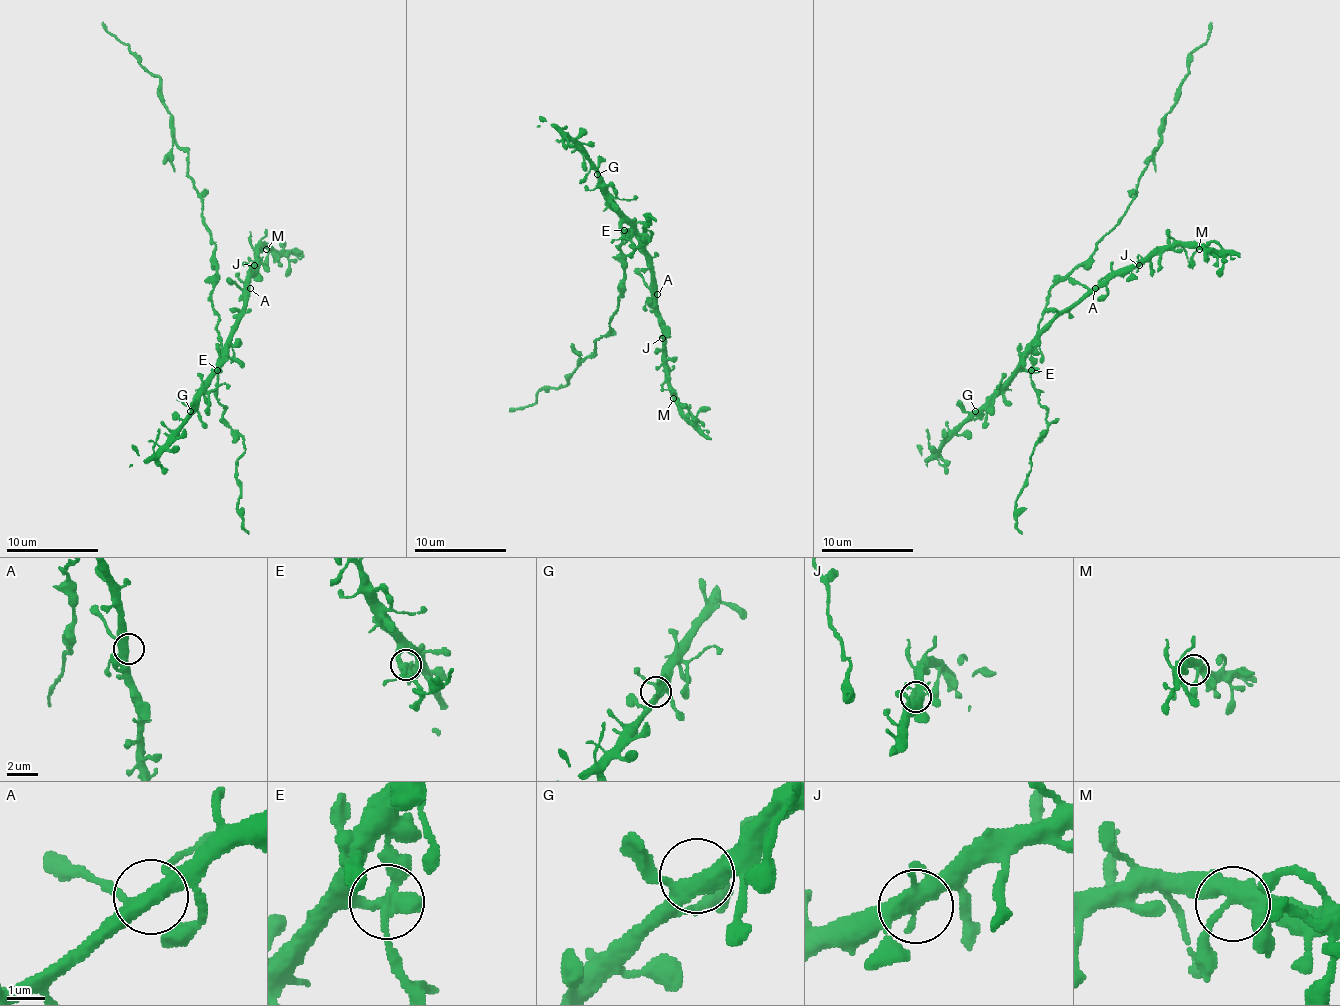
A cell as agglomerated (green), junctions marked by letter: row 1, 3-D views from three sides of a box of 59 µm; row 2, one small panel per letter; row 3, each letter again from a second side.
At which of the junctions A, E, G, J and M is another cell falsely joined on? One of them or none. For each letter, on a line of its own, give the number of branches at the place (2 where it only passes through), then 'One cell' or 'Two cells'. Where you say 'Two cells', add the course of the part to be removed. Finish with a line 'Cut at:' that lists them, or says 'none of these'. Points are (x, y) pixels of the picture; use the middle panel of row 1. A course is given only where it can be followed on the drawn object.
A: Branches: 4. One cell
E: Branches: 3. Two cells. Course of the part to remove: (625, 230), (630, 232), (618, 248), (623, 297), (609, 331), (570, 380), (544, 386), (530, 405), (510, 410)
G: Branches: 3. One cell
J: Branches: 3. One cell
M: Branches: 3. One cell
Cut at: E

